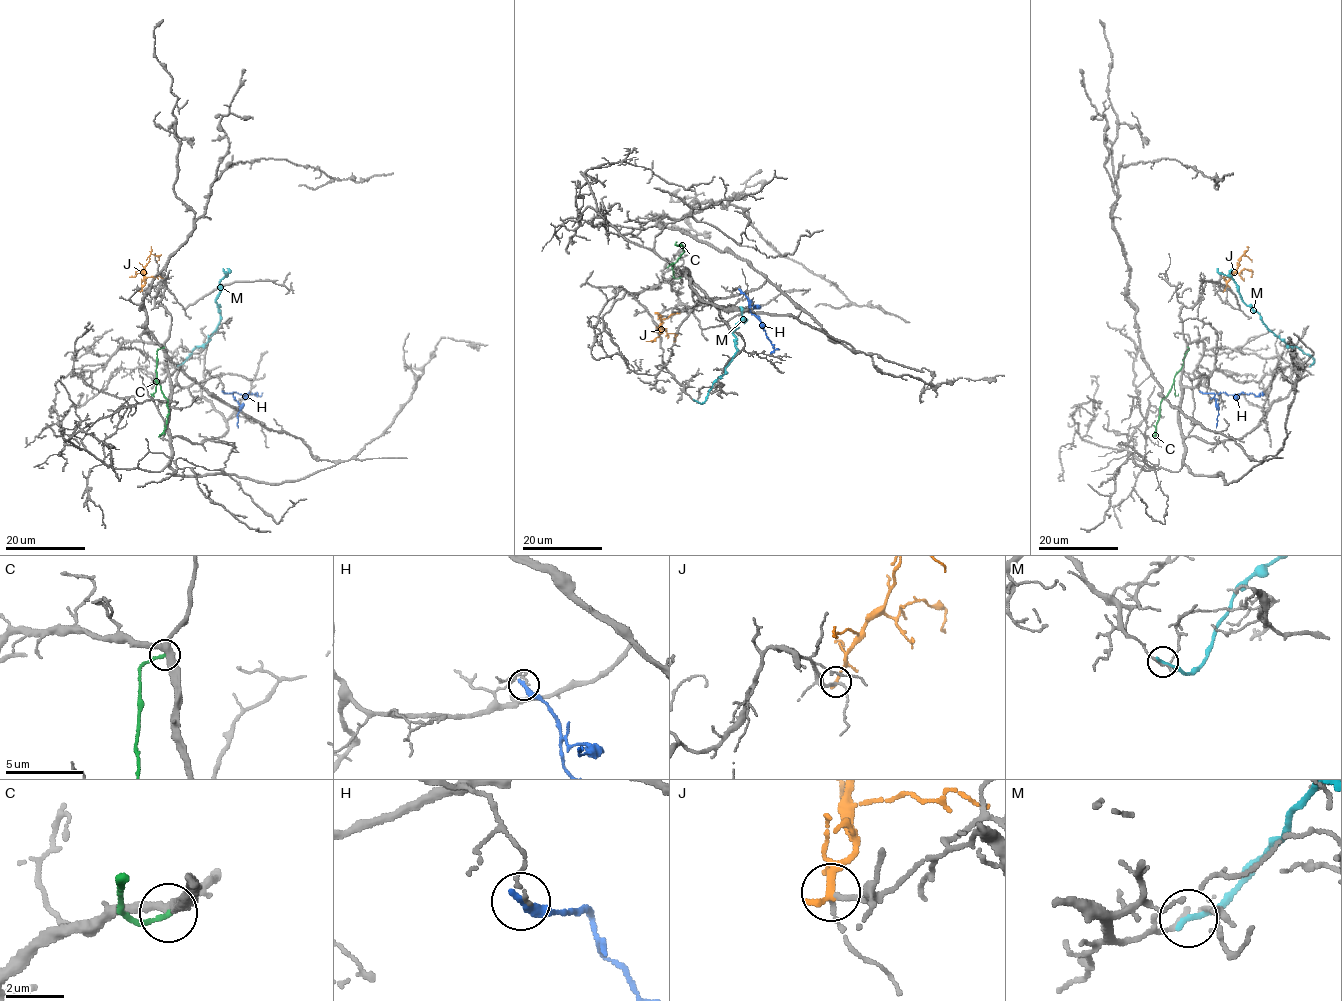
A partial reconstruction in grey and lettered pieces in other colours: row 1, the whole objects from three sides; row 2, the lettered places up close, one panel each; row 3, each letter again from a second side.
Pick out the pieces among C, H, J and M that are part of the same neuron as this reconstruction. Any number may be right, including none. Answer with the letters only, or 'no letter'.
no letter

